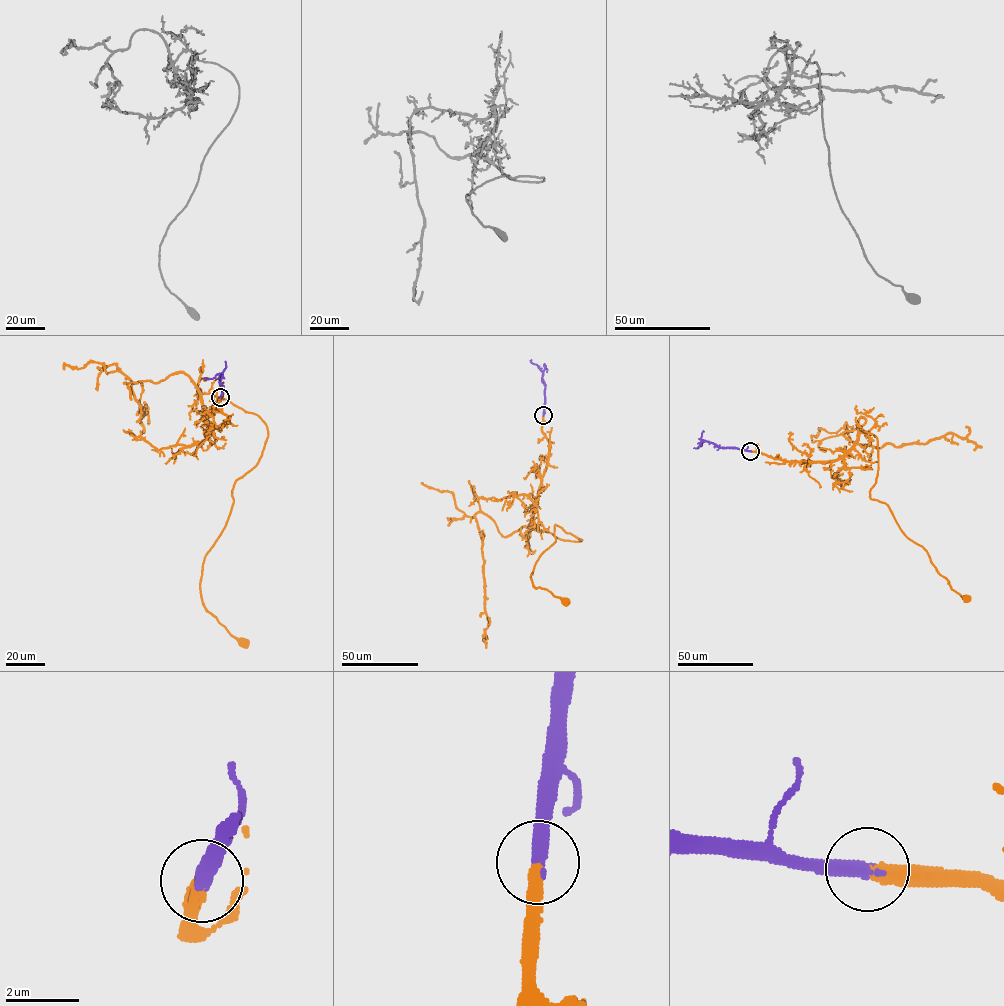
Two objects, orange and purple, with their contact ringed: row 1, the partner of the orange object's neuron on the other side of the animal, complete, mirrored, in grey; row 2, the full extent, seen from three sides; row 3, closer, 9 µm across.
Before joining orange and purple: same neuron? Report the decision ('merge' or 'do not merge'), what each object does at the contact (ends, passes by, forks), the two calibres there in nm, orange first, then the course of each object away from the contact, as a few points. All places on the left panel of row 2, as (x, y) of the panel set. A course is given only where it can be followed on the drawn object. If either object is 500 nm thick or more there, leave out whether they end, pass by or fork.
merge; orange ends there; purple ends there; 340 nm thick on the orange side, 400 nm on the other; orange runs (220, 397), (227, 419), (211, 427), (203, 394), (268, 431), (200, 585), (206, 608), (245, 641); purple runs (220, 397), (223, 386), (220, 374), (213, 379), (205, 378)

